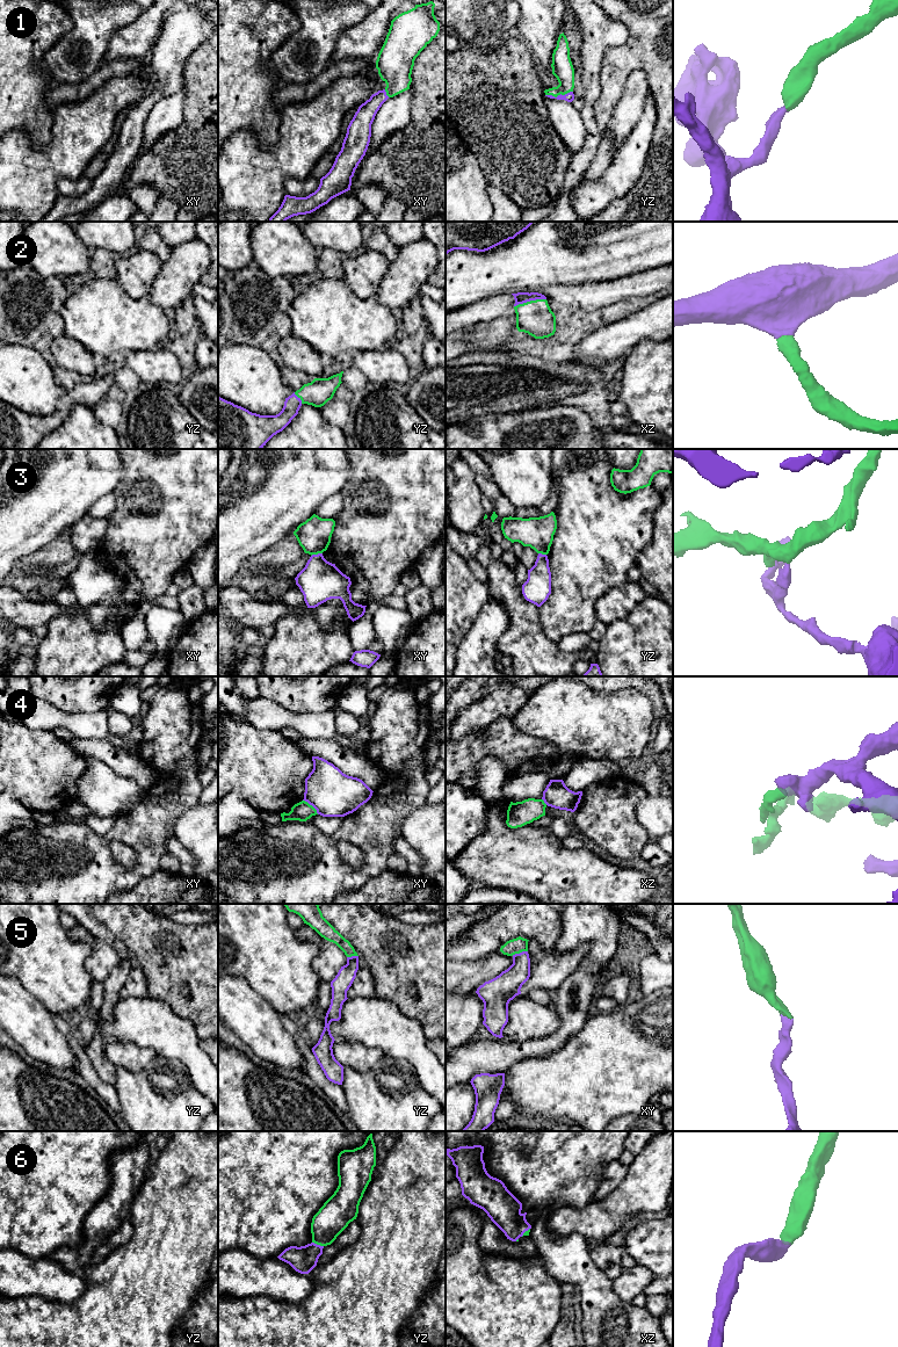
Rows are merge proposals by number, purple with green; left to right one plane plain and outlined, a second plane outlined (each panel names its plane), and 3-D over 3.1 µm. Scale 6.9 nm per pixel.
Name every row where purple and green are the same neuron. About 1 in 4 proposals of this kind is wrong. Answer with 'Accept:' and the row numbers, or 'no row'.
Accept: 1, 2, 5, 6

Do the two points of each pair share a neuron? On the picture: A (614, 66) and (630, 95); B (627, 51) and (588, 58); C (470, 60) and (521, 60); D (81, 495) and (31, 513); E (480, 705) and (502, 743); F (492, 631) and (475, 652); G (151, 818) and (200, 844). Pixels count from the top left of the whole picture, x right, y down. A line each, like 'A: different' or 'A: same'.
A: different
B: different
C: same
D: same
E: different
F: same
G: different

